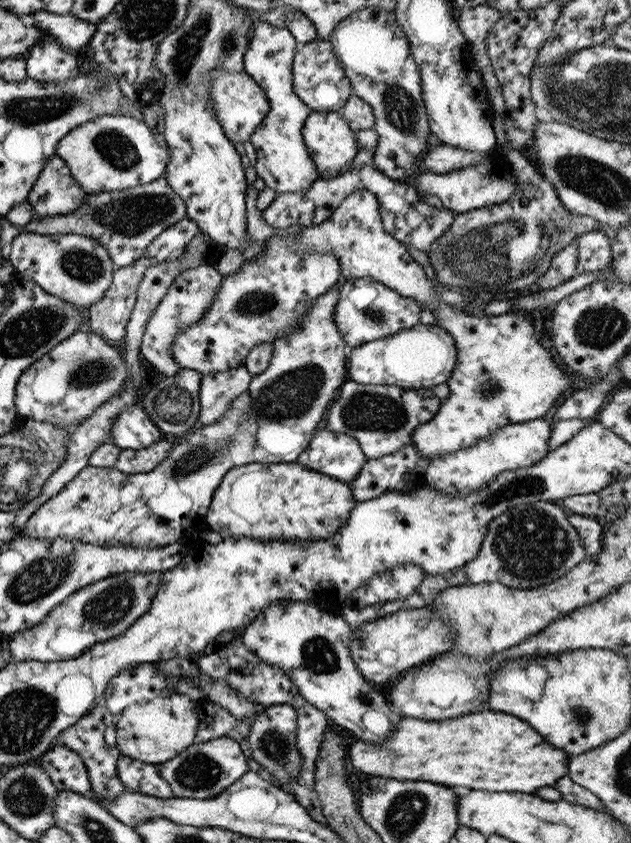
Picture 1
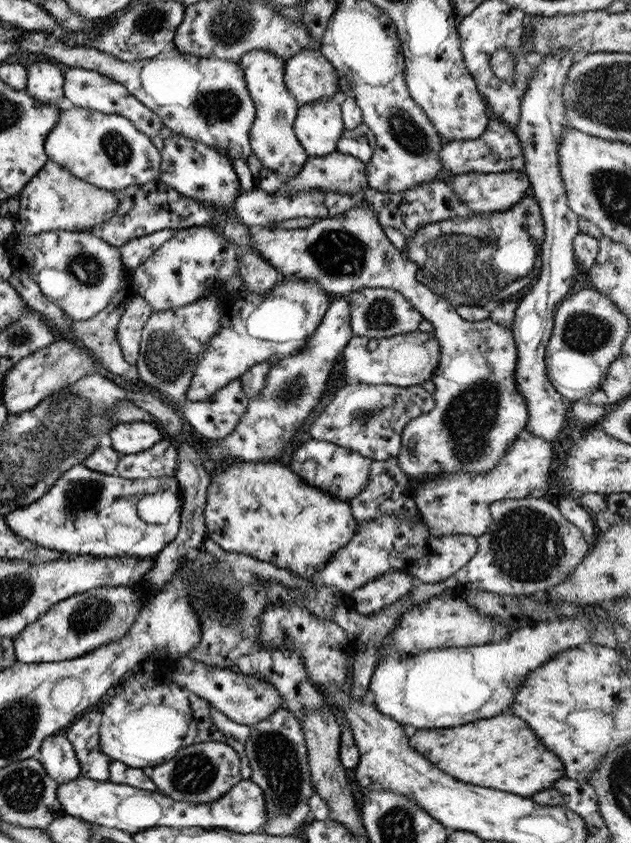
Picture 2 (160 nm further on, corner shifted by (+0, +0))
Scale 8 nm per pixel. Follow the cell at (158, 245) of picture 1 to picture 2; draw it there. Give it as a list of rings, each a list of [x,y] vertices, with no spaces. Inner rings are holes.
[[[165,228],[149,234],[126,240],[119,248],[118,253],[124,266],[134,268],[147,260],[153,251],[175,234],[175,228]]]

